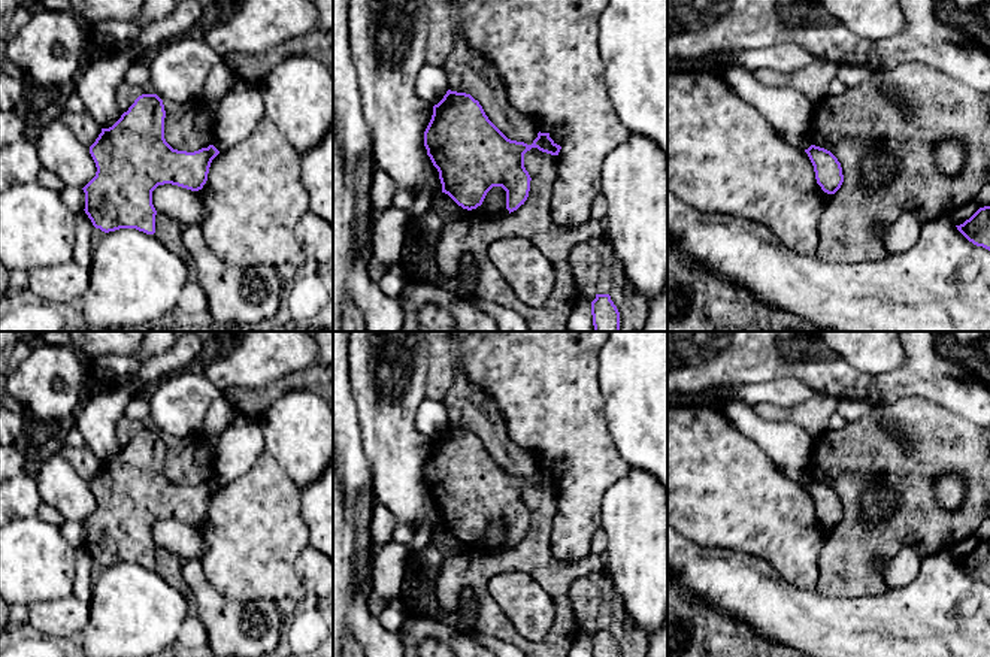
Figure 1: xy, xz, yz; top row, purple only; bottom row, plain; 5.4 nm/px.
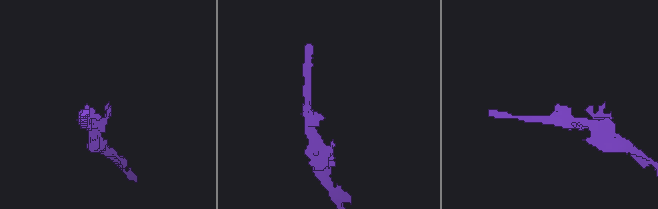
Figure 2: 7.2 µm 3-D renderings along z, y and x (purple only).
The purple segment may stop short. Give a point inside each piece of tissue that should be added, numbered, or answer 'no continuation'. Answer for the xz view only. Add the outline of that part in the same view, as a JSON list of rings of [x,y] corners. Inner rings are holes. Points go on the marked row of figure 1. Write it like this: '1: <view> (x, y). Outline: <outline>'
no continuation

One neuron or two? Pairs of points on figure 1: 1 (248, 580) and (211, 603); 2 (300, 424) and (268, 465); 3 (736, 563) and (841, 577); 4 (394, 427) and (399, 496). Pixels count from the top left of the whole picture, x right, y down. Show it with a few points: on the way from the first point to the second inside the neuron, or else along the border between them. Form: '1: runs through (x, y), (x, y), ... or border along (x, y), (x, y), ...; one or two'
1: border along (202, 568), (208, 581), (227, 598), (259, 599); two
2: border along (263, 450), (294, 484); two
3: border along (816, 590), (826, 596), (851, 598); two
4: runs through (394, 444), (397, 451), (397, 480); one

